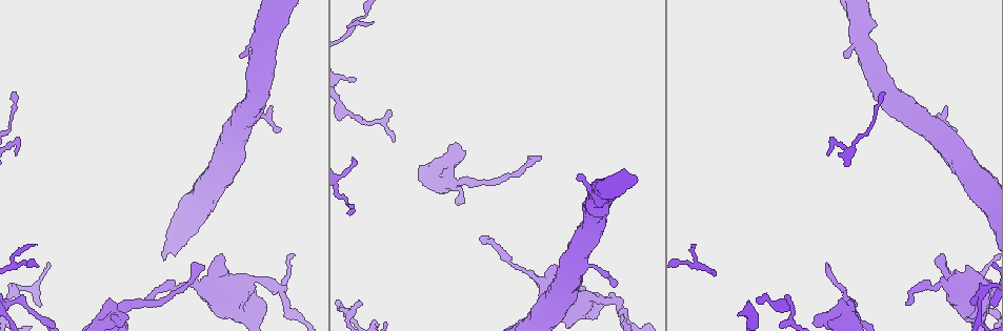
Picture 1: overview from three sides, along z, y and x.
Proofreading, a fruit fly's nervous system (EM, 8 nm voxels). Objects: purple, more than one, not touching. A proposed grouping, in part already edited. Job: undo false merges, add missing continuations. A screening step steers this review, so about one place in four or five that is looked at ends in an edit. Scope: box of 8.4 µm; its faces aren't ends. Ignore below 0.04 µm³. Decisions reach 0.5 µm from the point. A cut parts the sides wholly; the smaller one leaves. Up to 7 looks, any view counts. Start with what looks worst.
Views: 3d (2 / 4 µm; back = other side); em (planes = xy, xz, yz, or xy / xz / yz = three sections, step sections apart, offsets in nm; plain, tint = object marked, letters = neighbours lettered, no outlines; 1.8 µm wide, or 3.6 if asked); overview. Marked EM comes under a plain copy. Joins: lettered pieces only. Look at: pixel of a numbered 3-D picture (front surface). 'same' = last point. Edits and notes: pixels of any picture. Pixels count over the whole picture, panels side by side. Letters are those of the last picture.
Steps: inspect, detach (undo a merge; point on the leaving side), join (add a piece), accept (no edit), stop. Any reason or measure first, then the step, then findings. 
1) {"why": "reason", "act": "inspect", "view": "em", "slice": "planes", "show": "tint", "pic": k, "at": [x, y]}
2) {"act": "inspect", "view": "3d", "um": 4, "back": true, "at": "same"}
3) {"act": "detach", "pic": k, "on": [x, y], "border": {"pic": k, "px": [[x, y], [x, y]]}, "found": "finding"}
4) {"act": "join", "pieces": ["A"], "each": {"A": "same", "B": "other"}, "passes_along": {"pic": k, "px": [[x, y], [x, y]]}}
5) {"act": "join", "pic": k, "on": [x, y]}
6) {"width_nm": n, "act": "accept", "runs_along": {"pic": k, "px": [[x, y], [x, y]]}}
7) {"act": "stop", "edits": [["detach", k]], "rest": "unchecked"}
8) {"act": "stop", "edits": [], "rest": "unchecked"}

{"act": "inspect", "view": "3d", "um": 4, "pic": 1, "at": [222, 254]}

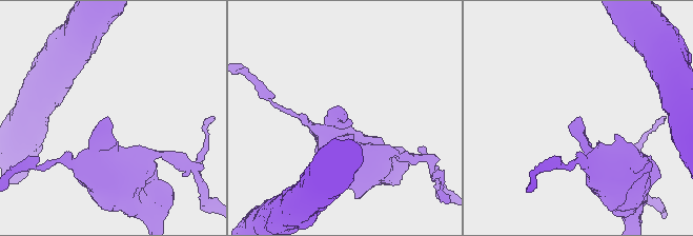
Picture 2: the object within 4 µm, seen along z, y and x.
{"why": "now the EM", "act": "inspect", "view": "em", "slice": "xz", "step": 16, "show": "letters", "pic": 2, "at": [108, 119]}

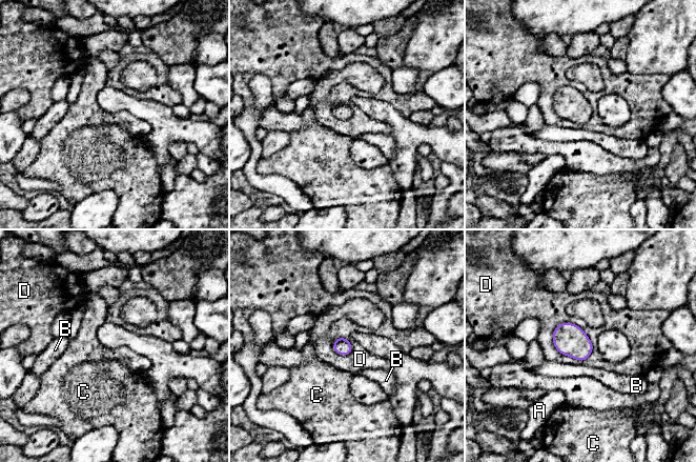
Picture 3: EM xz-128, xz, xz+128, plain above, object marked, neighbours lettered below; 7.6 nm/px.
{"why": "cut it another way", "act": "inspect", "view": "em", "slice": "planes", "show": "letters", "at": "same"}

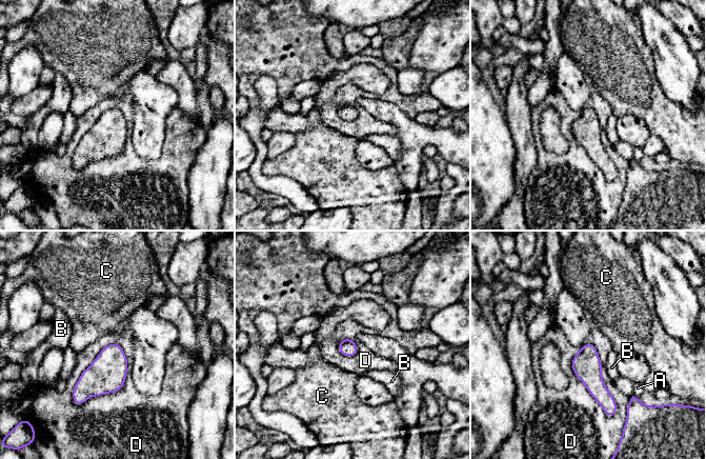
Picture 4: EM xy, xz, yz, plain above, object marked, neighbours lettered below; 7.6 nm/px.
{"longest_contact_nm": ["D", 600], "act": "accept", "each": {"A": "other", "B": "other", "C": "other", "D": "other"}, "border": {"pic": 4, "px": [[589, 342], [616, 403], [610, 417]]}, "found": "none of them fits"}

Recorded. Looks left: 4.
{"act": "inspect", "view": "em", "slice": "planes", "show": "letters", "pic": 1, "at": [619, 301]}

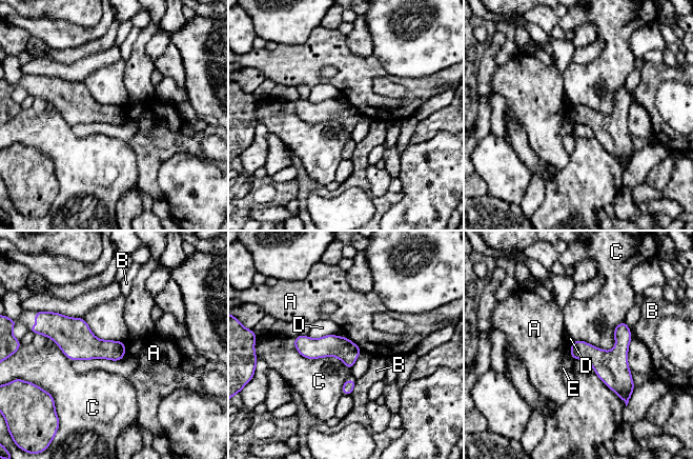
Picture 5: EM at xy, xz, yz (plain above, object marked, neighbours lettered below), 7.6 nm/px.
{"act": "accept", "each": {"A": "other", "B": "other", "C": "other", "D": "other", "E": "other"}, "runs_along": {"pic": 5, "px": [[297, 340], [307, 347], [357, 352]]}, "found": "continuous, no second neuron"}

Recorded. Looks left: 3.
{"why": "thick end", "act": "inspect", "view": "3d", "um": 4, "pic": 1, "at": [444, 170]}

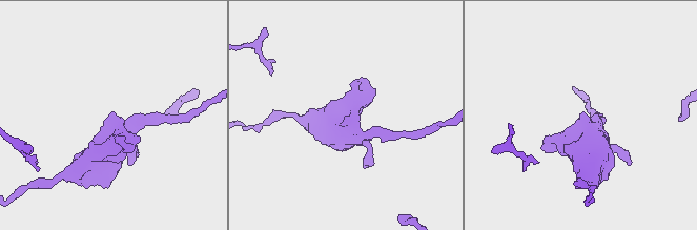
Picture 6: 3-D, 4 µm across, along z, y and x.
{"act": "inspect", "view": "em", "slice": "planes", "show": "letters", "pic": 6, "at": [111, 111]}

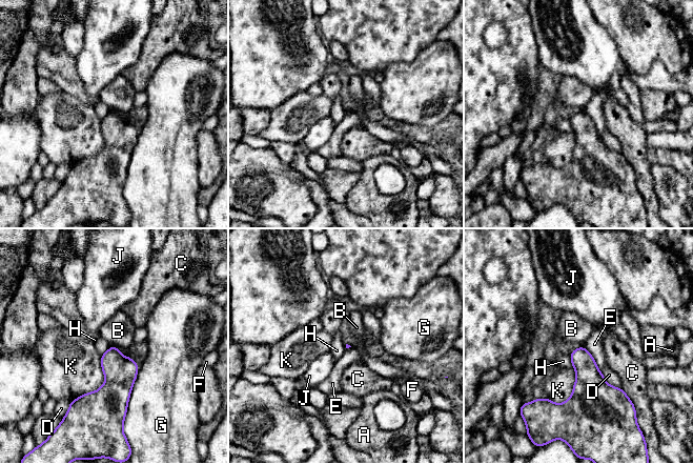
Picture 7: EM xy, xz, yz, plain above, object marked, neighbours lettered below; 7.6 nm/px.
{"act": "accept", "each": {"A": "other", "B": "other", "C": "other", "D": "other", "E": "other", "F": "other", "G": "other", "H": "other", "J": "other", "K": "other"}, "border": {"pic": 7, "px": [[111, 345], [101, 356]]}, "found": "no lettered piece goes on from it"}

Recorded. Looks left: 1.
{"act": "stop", "edits": [], "rest": "unchecked"}

